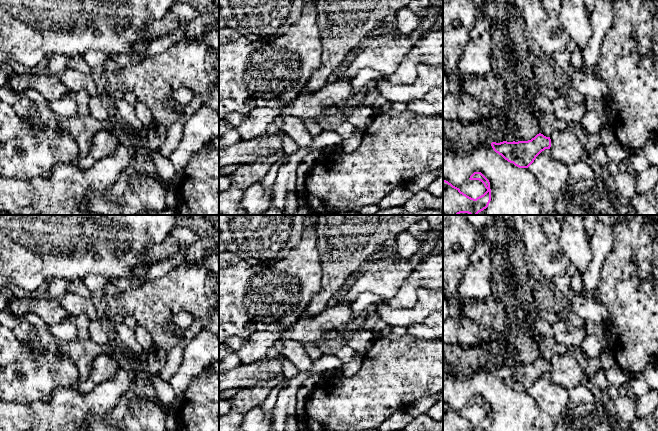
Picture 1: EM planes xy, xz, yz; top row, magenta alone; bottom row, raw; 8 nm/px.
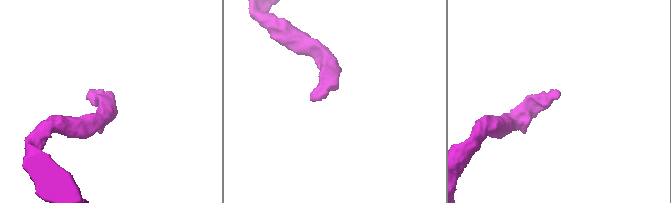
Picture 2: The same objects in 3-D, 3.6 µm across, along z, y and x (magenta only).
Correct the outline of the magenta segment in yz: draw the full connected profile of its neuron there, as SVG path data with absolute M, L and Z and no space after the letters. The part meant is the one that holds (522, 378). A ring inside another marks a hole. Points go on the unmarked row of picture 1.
M569 353L553 355L549 361L539 357L528 365L492 366L491 370L496 377L519 392L528 392L545 373L550 374L552 383L566 390L584 383L587 379L587 369Z

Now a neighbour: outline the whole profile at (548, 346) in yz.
M542 337L537 343L541 358L546 361L550 361L553 355L565 355L568 353L569 347L558 343L553 337Z

